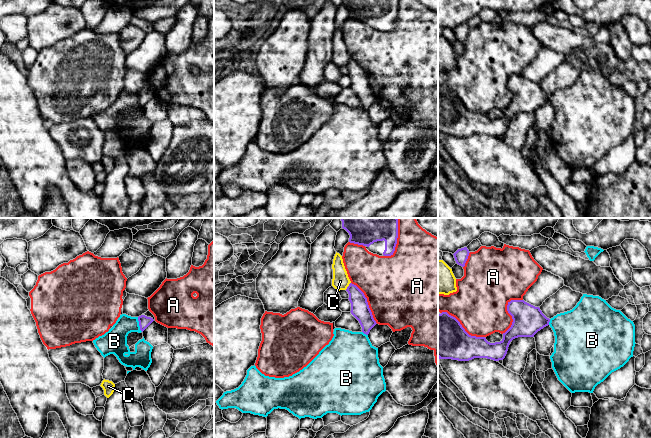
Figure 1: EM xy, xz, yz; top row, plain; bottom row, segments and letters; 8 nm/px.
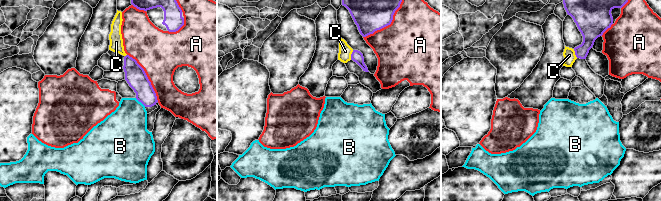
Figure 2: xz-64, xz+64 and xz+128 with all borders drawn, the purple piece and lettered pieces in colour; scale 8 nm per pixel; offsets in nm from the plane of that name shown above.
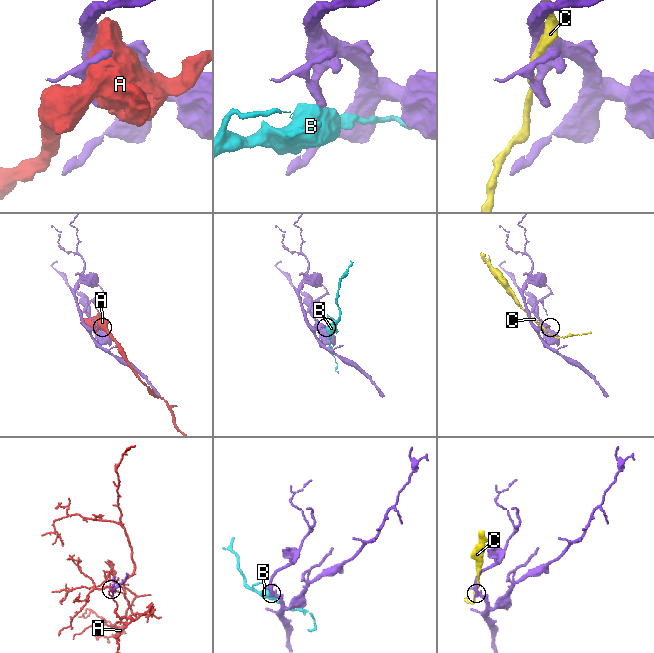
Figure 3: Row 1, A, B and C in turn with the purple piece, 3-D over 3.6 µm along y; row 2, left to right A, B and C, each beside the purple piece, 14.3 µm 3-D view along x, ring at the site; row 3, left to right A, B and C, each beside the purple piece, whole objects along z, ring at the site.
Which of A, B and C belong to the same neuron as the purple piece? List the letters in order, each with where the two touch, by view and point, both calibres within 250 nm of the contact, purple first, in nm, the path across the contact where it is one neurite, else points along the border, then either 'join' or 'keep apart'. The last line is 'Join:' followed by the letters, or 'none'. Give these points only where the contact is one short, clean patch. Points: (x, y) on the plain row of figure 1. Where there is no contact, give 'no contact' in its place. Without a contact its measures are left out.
A: meets purple in yz at (508, 88); 240 nm thick on the purple side, 440 nm on the other; keep apart
B: meets purple in xy at (139, 100); 90 nm thick on the purple side, 200 nm on the other; border along xy (137, 93), (139, 104), (142, 107); keep apart
C: meets purple in xz at (348, 62); 150 nm thick on the purple side, 140 nm on the other; border along xz (350, 58), (345, 65); keep apart
Join: none

